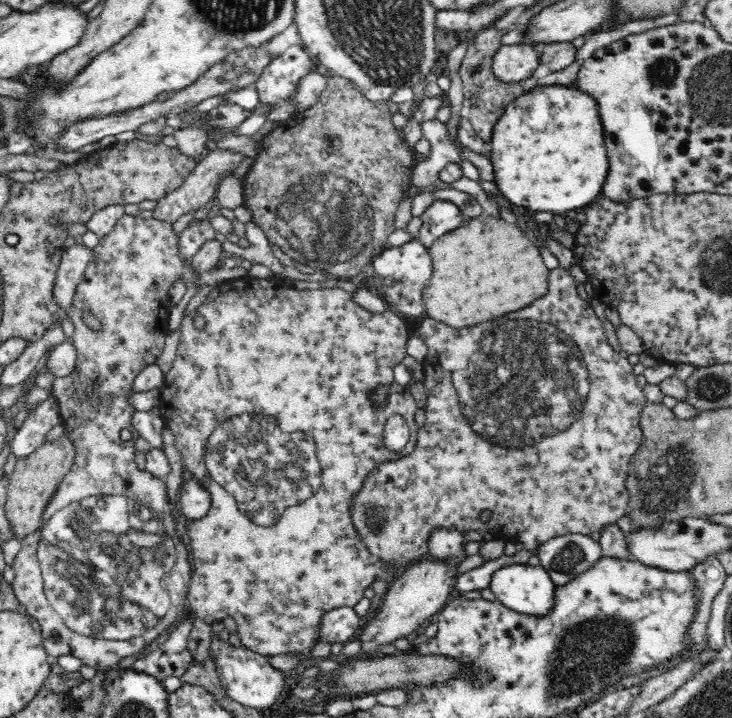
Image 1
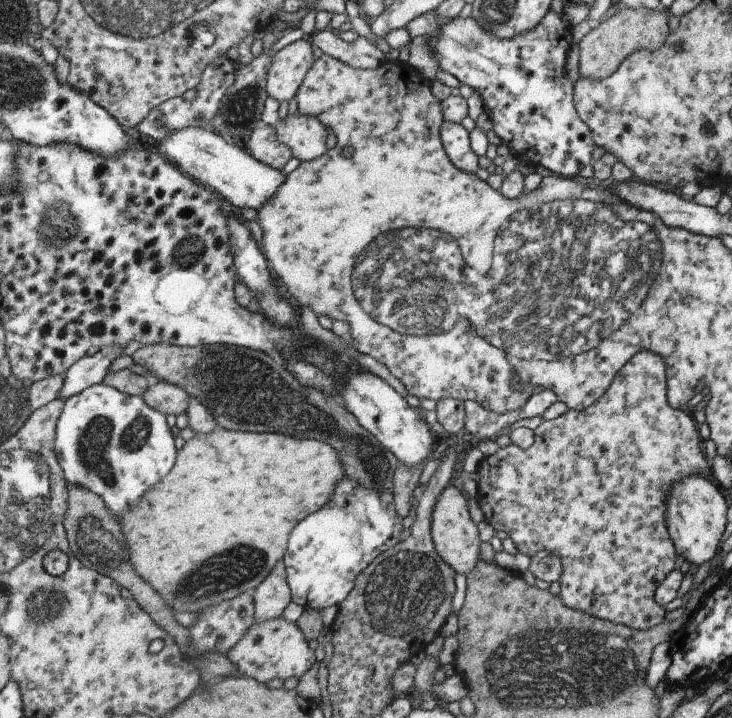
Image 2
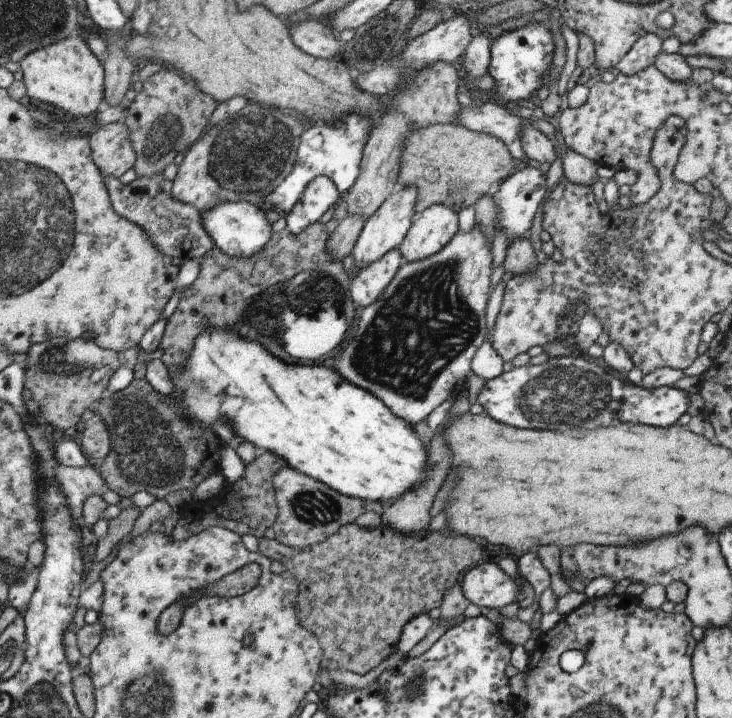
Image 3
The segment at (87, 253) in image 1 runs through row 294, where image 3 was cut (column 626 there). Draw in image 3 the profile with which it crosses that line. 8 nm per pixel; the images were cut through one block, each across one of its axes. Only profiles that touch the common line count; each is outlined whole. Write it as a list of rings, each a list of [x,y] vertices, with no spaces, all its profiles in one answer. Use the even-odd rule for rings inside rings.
[[[645,34],[641,36],[631,50],[615,64],[615,74],[625,74],[625,76],[633,76],[641,70],[645,70],[647,66],[655,64],[655,56],[661,52],[661,44],[663,40],[657,38],[655,34]]]

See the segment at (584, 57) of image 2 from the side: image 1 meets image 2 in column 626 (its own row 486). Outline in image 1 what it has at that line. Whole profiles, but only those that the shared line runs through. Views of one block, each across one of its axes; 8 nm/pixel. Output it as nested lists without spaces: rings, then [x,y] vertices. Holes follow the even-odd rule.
[[[62,436],[56,442],[44,442],[36,452],[32,452],[28,458],[18,460],[14,466],[14,472],[10,476],[10,488],[8,488],[8,498],[4,506],[6,520],[12,528],[12,534],[16,540],[24,540],[32,534],[38,534],[42,530],[42,516],[52,502],[52,496],[58,492],[58,486],[62,478],[70,472],[72,464],[76,458],[76,448],[68,436]]]

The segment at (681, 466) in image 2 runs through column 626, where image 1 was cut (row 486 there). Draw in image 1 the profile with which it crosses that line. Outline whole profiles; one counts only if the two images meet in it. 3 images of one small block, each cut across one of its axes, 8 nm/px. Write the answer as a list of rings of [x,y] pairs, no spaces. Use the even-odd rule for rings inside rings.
[[[564,268],[552,270],[548,284],[550,286],[548,286],[546,296],[538,298],[534,304],[526,306],[520,312],[506,314],[506,318],[510,318],[510,320],[504,320],[504,318],[494,320],[494,322],[490,320],[490,322],[462,328],[462,330],[454,330],[434,318],[426,318],[420,324],[418,334],[420,334],[422,342],[428,346],[426,360],[422,362],[424,376],[426,376],[424,388],[428,392],[428,404],[424,408],[426,424],[424,424],[424,428],[418,430],[418,446],[406,458],[376,466],[372,470],[372,474],[368,474],[360,494],[356,494],[356,498],[352,500],[352,526],[356,528],[360,540],[368,546],[370,554],[374,558],[382,560],[384,564],[388,564],[390,570],[408,568],[410,564],[422,562],[424,556],[428,554],[428,540],[432,538],[432,532],[440,530],[440,528],[456,530],[456,532],[472,532],[474,530],[474,532],[480,532],[492,540],[504,540],[504,542],[512,542],[512,544],[522,542],[524,548],[532,552],[552,538],[566,536],[566,534],[590,536],[594,532],[602,532],[602,528],[608,524],[618,524],[618,520],[622,516],[628,516],[628,510],[630,510],[630,494],[626,488],[628,468],[630,468],[632,456],[640,450],[640,446],[644,442],[644,432],[640,428],[640,414],[642,414],[644,404],[648,402],[646,396],[642,394],[644,388],[638,384],[638,380],[636,380],[638,376],[634,376],[634,372],[632,372],[634,366],[608,344],[608,338],[606,338],[606,332],[604,332],[600,320],[596,318],[592,306],[578,294],[578,282],[570,276],[570,272]],[[532,444],[536,444],[536,446],[526,448],[524,452],[508,450],[508,448],[532,446]],[[486,510],[492,512],[492,520],[488,524],[480,522],[480,514]]]

